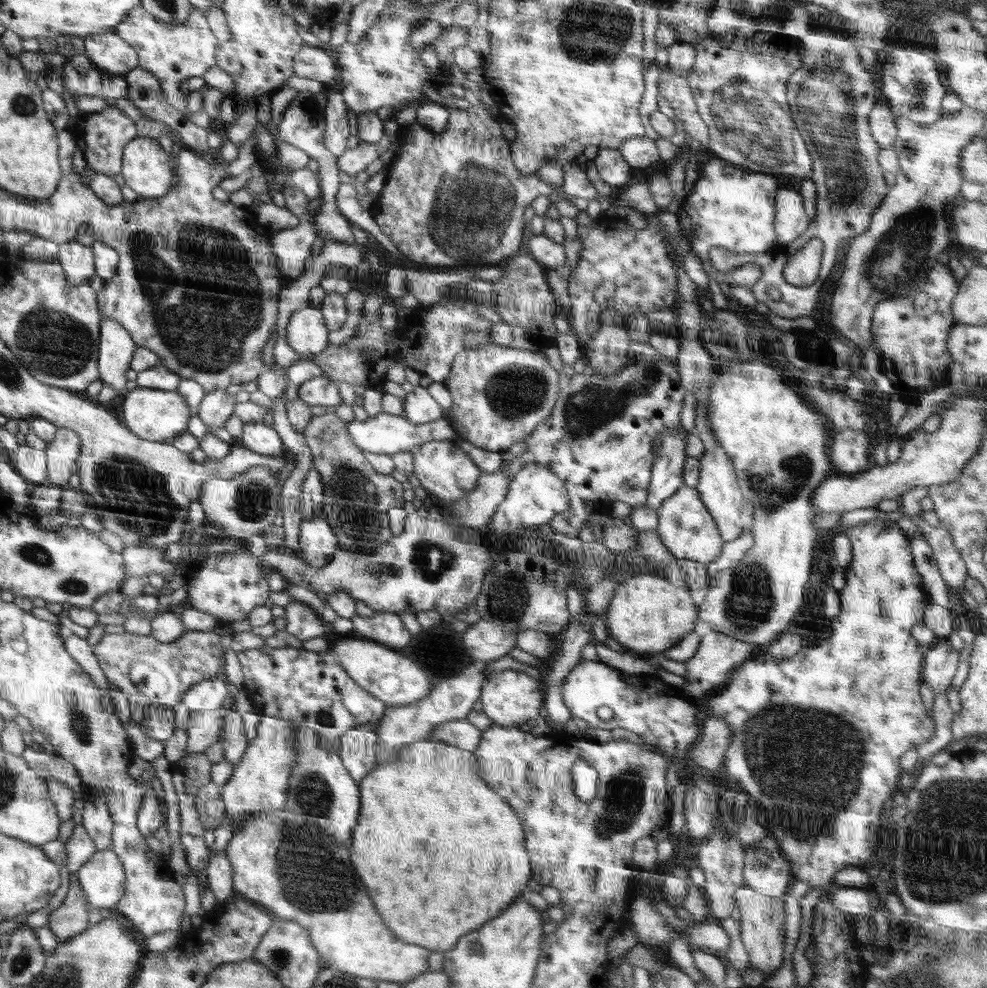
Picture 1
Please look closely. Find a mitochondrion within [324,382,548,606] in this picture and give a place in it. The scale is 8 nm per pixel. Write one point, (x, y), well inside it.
(355, 508)

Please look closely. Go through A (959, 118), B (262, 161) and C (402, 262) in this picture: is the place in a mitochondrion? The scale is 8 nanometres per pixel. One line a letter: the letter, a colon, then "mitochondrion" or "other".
A: other
B: other
C: other

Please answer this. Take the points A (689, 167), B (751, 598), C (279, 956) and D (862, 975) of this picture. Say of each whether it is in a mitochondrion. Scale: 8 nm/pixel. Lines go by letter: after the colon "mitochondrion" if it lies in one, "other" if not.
A: other
B: mitochondrion
C: mitochondrion
D: other

